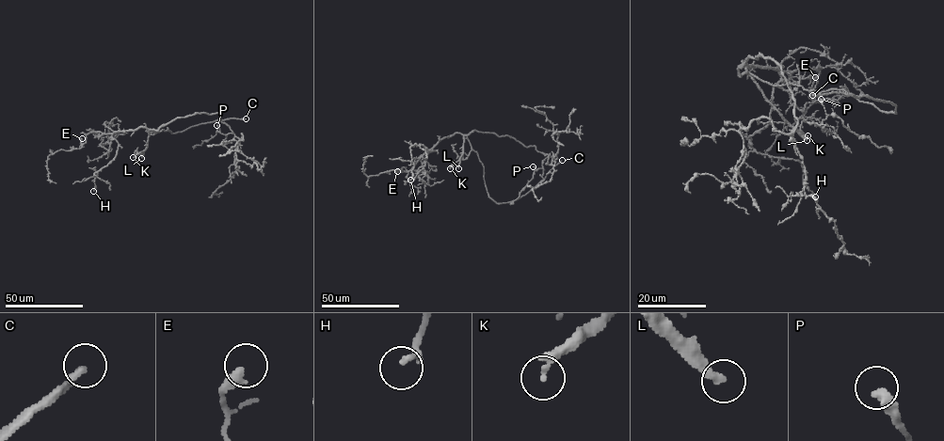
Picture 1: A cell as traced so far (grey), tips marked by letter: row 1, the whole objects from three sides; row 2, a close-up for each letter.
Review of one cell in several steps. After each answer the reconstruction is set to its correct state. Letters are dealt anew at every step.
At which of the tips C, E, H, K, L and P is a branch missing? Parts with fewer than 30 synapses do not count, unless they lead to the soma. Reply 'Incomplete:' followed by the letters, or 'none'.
Incomplete: C, K, L

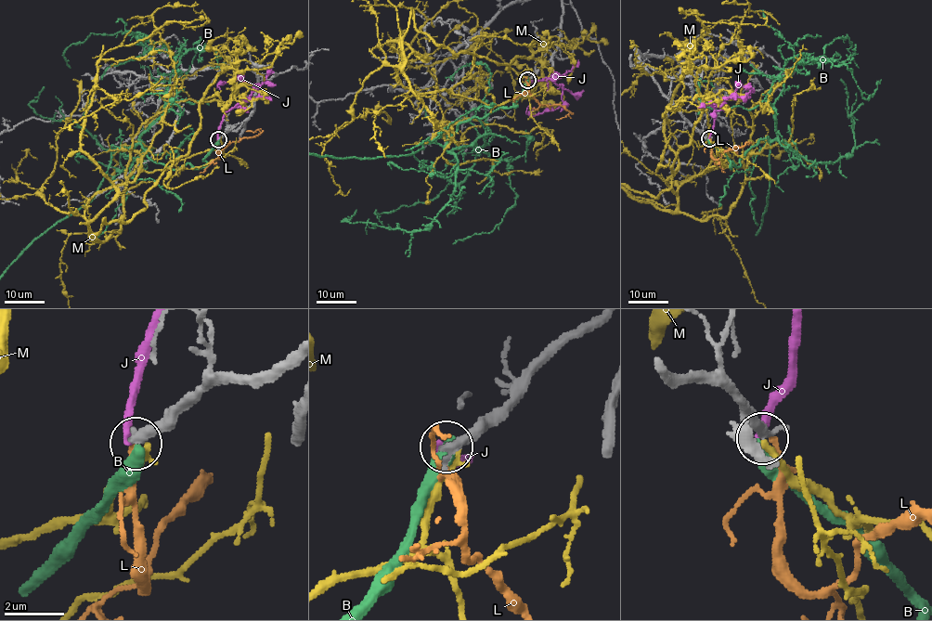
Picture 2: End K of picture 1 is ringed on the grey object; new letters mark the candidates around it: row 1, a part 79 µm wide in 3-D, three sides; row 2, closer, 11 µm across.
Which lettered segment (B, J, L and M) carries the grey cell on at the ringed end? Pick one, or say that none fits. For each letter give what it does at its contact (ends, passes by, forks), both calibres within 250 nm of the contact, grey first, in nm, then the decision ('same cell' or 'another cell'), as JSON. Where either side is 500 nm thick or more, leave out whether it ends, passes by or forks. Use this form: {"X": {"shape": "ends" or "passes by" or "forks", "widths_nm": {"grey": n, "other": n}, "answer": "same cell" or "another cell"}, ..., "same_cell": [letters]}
{"B": {"shape": "ends", "widths_nm": {"grey": 400, "other": 420}, "answer": "another cell"}, "J": {"shape": "ends", "widths_nm": {"grey": 360, "other": 280}, "answer": "another cell"}, "L": {"shape": "ends", "widths_nm": {"grey": 360, "other": 140}, "answer": "another cell"}, "M": {"shape": "ends", "widths_nm": {"grey": 400, "other": 200}, "answer": "another cell"}, "same_cell": []}

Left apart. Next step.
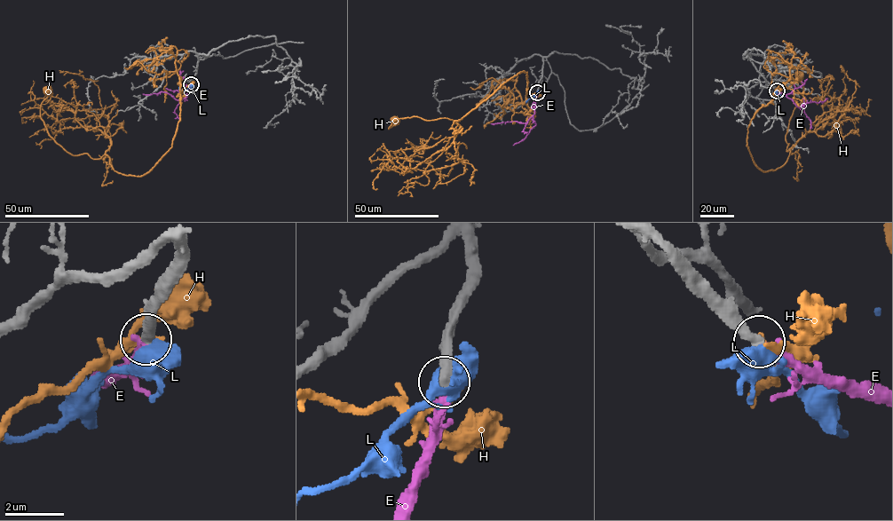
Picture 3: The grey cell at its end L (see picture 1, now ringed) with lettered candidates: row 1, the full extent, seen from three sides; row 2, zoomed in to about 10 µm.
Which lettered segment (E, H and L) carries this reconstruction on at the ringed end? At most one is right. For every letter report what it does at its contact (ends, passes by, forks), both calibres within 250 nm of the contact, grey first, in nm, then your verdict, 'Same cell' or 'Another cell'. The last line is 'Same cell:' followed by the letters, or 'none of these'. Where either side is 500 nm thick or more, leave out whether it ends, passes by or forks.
E: It ends there. Thickness 360 nm (grey) against 400 nm. Same cell
H: It ends there. Thickness 340 nm (grey) against 280 nm. Another cell
L: It forks there. Thickness 360 nm (grey) against 480 nm. Another cell
Same cell: E

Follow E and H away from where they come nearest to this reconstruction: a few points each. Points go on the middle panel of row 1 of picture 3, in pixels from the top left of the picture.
E: (537, 92), (534, 114), (527, 122), (491, 123)
H: (537, 93), (526, 92), (526, 74), (523, 71), (459, 120), (414, 116), (399, 118), (389, 129), (396, 121)

